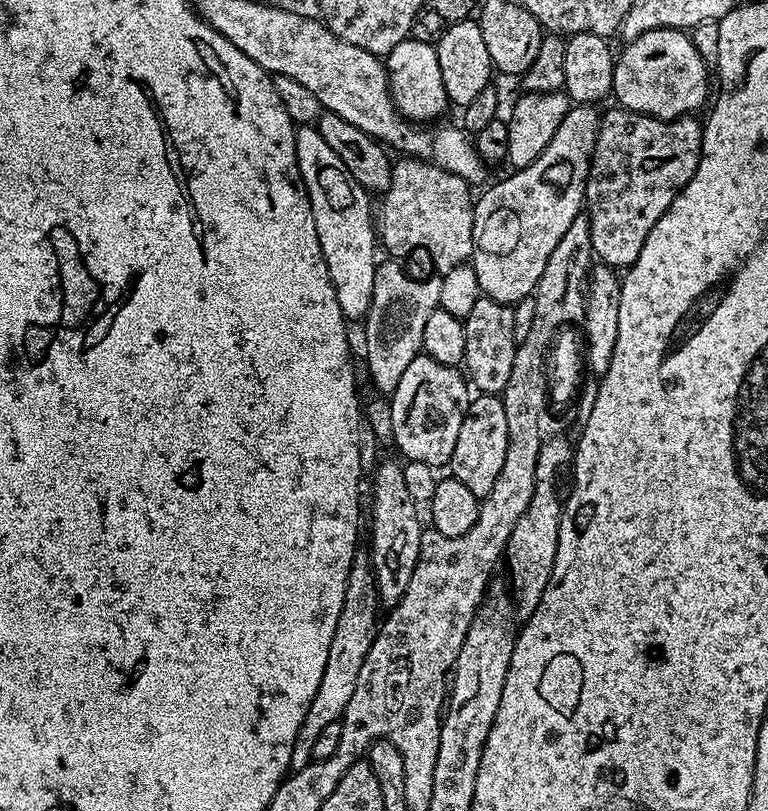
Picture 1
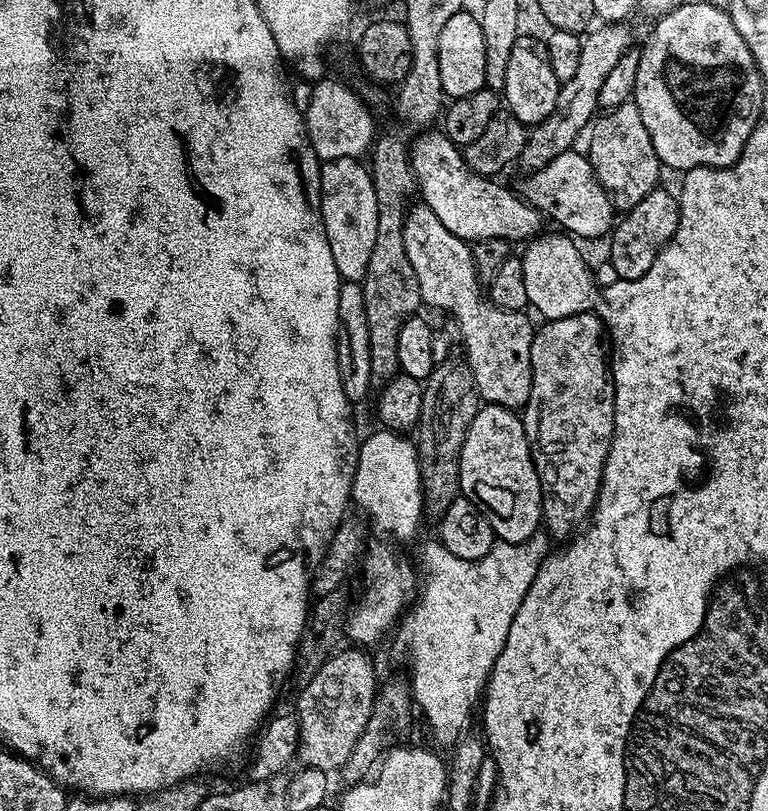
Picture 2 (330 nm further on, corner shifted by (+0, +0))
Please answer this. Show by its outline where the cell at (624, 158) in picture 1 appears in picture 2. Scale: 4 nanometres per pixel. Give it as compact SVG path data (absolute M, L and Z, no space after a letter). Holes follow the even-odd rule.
M657 186L642 198L642 202L638 202L632 208L627 209L621 216L624 217L621 220L619 217L618 223L611 229L610 241L612 240L612 245L609 246L606 256L618 270L621 280L637 280L642 278L642 274L646 274L646 270L650 270L650 266L654 266L654 258L658 258L660 251L667 246L668 239L676 233L676 227L680 221L680 206L673 193L671 196L664 189L664 186Z

